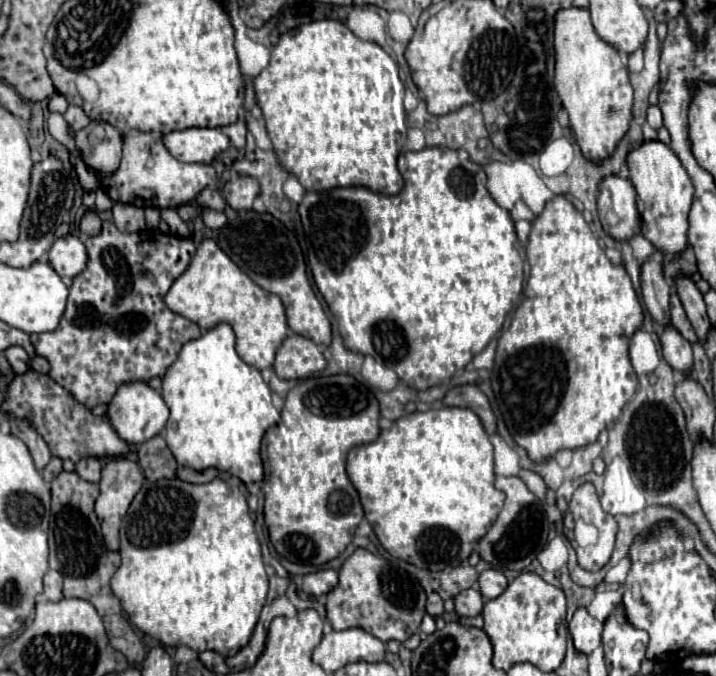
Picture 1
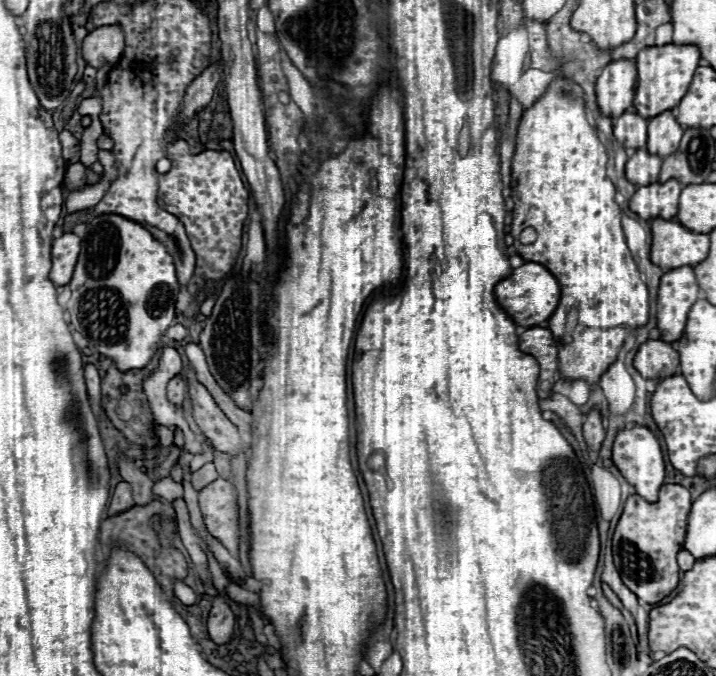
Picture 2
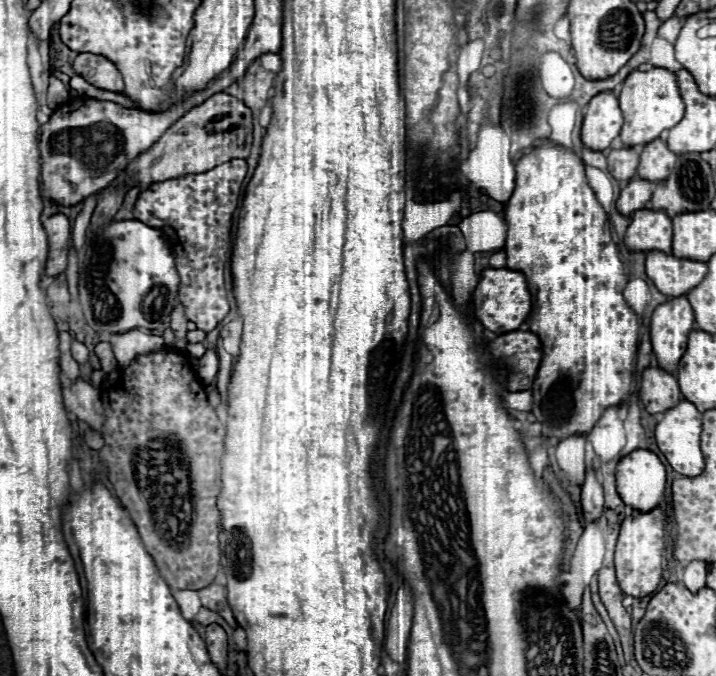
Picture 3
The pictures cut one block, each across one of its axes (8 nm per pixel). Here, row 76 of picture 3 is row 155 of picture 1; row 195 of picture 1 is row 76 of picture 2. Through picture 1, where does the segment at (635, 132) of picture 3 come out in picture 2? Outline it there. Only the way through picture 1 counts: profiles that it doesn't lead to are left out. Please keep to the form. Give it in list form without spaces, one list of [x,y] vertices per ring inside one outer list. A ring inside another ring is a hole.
[[[650,46],[638,52],[636,56],[636,70],[638,70],[638,86],[634,96],[634,110],[640,112],[644,118],[654,118],[660,112],[676,108],[680,100],[684,98],[684,92],[688,92],[688,86],[692,84],[694,70],[698,68],[700,52],[696,46]]]

